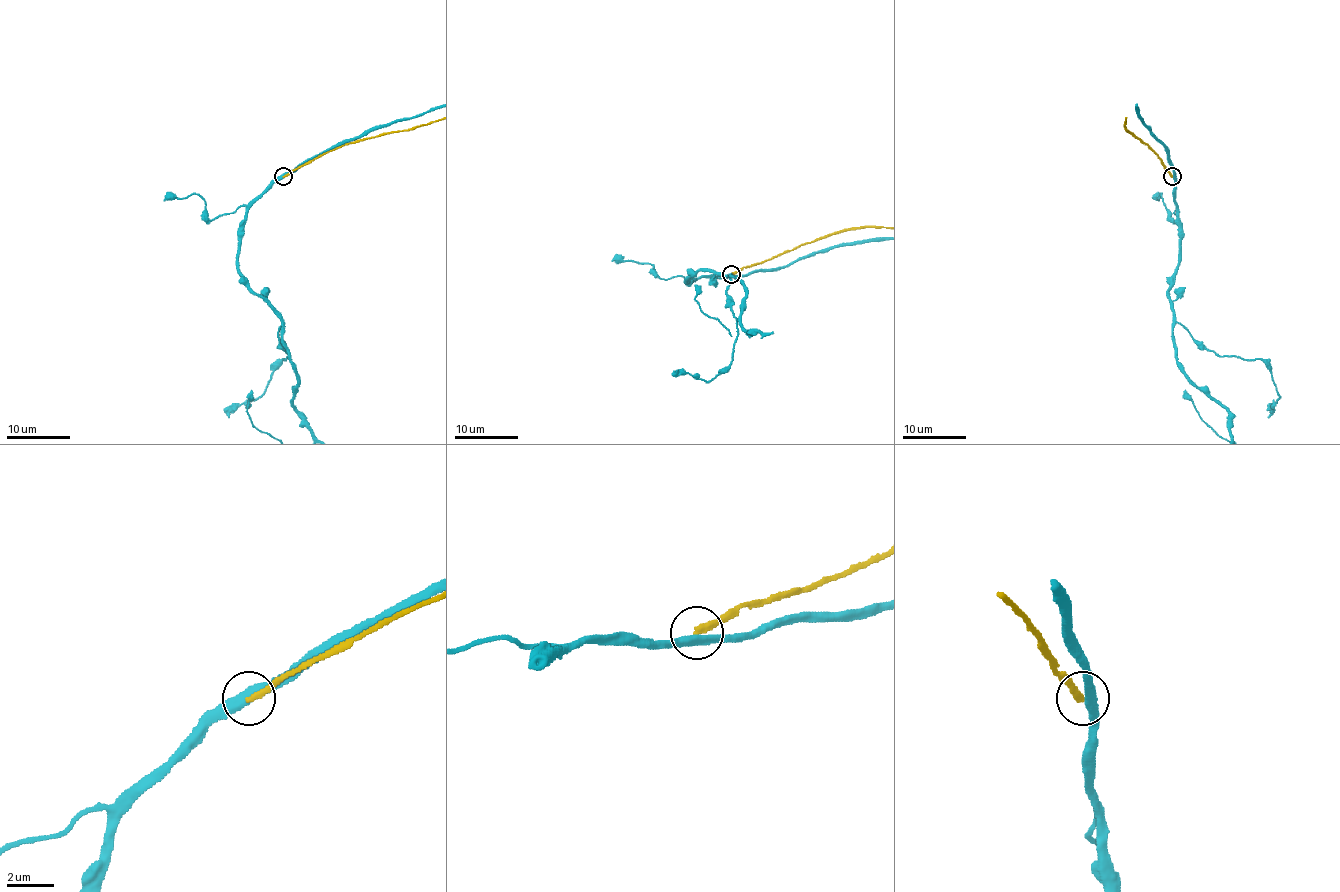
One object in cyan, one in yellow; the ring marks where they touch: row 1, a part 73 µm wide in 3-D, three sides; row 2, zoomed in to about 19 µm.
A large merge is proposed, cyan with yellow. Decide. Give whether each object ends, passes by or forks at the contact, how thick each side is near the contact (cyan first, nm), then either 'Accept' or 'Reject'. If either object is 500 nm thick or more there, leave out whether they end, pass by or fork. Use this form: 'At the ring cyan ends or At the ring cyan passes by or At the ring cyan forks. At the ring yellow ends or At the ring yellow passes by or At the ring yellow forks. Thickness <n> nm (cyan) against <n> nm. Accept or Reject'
At the ring cyan passes by. At the ring yellow ends. Thickness 400 nm (cyan) against 260 nm. Reject

